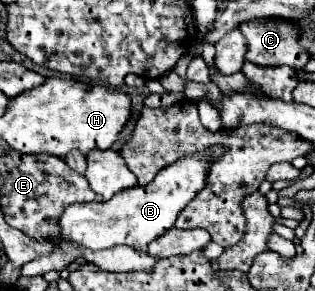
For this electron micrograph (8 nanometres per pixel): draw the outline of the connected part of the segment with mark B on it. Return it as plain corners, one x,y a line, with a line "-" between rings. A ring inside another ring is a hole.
210,146
198,150
196,154
188,154
174,164
168,164
156,178
146,186
126,188
108,202
94,202
94,204
72,204
66,206
58,218
60,236
52,240
54,246
62,242
70,242
76,246
84,246
90,250
104,250
114,248
118,244
126,244
134,250
146,250
146,246
170,230
182,212
182,208
206,186
206,176
212,164
226,152
224,146

